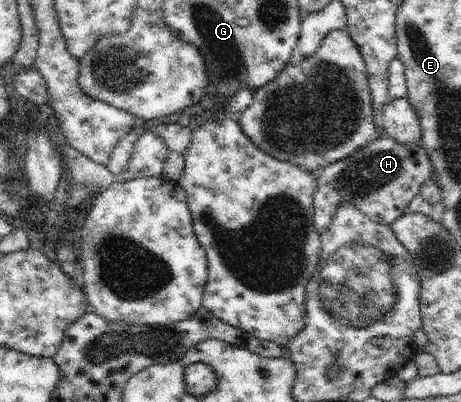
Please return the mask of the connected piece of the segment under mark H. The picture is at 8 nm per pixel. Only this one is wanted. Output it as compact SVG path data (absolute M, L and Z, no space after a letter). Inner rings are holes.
M386 137L377 139L316 174L316 189L312 194L315 230L322 235L328 229L336 208L343 201L361 209L373 222L390 226L391 223L405 214L409 201L420 192L420 188L425 183L434 180L434 174L434 166L420 140L419 143L400 143Z

